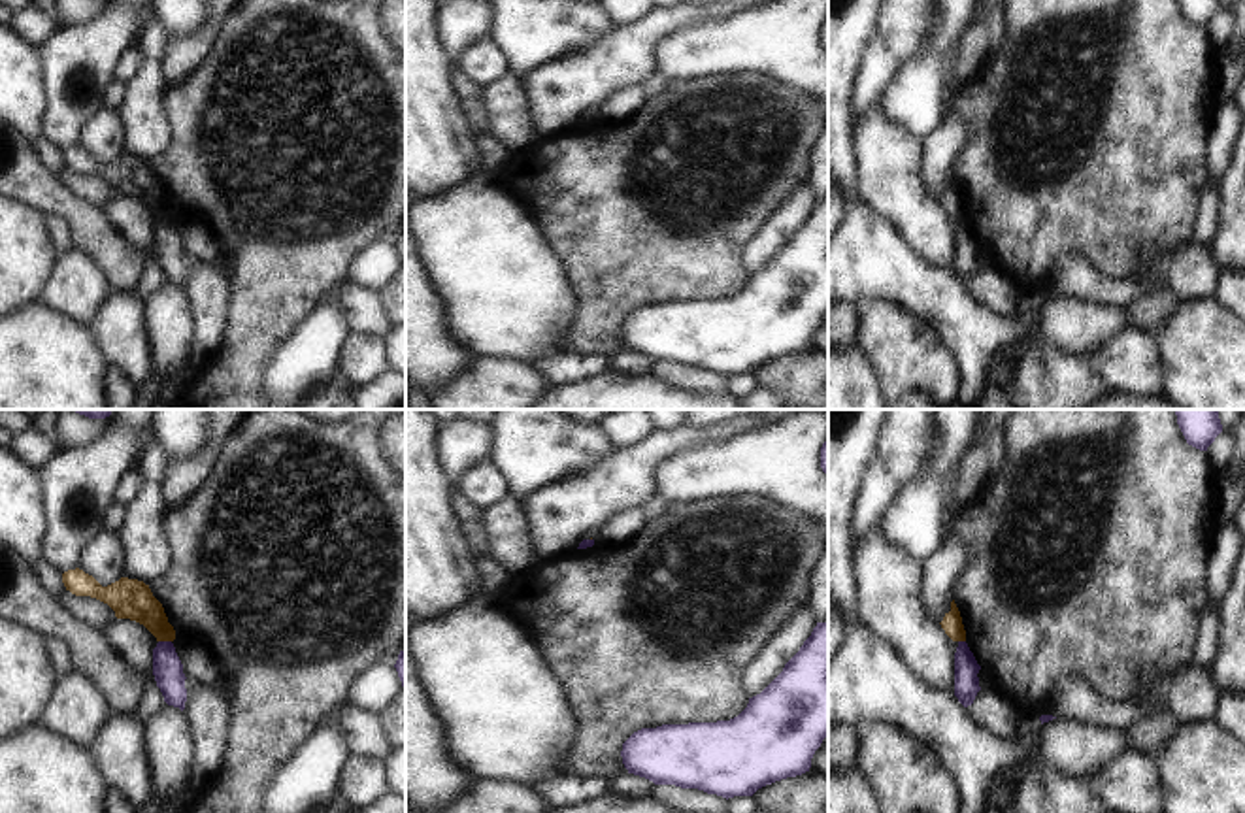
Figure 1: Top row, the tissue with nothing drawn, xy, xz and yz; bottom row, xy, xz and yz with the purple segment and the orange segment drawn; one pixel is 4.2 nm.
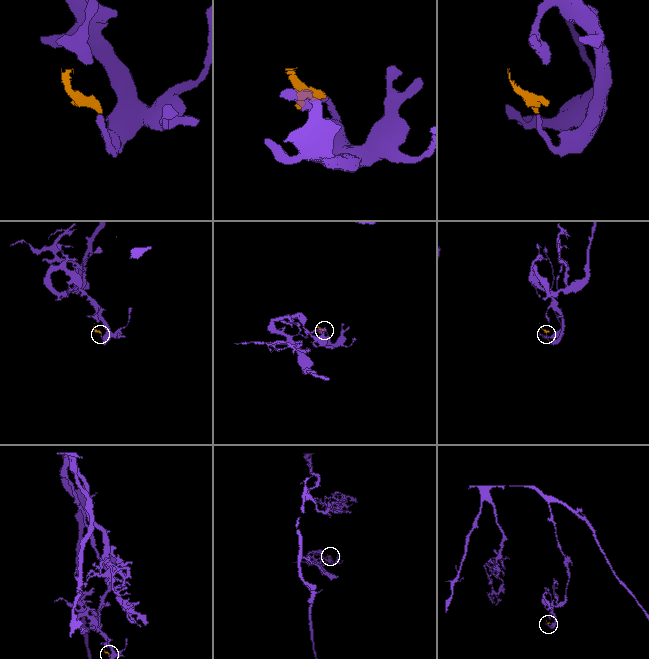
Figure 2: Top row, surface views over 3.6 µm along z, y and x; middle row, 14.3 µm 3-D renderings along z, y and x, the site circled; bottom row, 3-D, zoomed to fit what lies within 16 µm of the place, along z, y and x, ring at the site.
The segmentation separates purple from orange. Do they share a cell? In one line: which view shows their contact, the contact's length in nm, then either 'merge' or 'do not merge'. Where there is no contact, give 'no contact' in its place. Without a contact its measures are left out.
contact in xy; length 60 nm; do not merge

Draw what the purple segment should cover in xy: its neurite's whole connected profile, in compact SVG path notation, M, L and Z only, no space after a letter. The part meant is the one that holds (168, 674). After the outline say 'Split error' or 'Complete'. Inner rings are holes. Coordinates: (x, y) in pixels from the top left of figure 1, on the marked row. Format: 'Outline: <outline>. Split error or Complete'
Outline: M158 641L153 649L153 675L164 702L183 711L187 702L187 677L172 641Z. Complete

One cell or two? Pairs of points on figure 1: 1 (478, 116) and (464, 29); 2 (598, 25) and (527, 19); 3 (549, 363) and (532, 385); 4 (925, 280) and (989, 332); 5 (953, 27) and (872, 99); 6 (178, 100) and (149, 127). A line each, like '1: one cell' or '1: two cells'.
1: one cell
2: one cell
3: two cells
4: one cell
5: two cells
6: two cells

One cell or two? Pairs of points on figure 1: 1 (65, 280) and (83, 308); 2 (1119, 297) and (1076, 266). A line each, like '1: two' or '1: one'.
1: one
2: one

